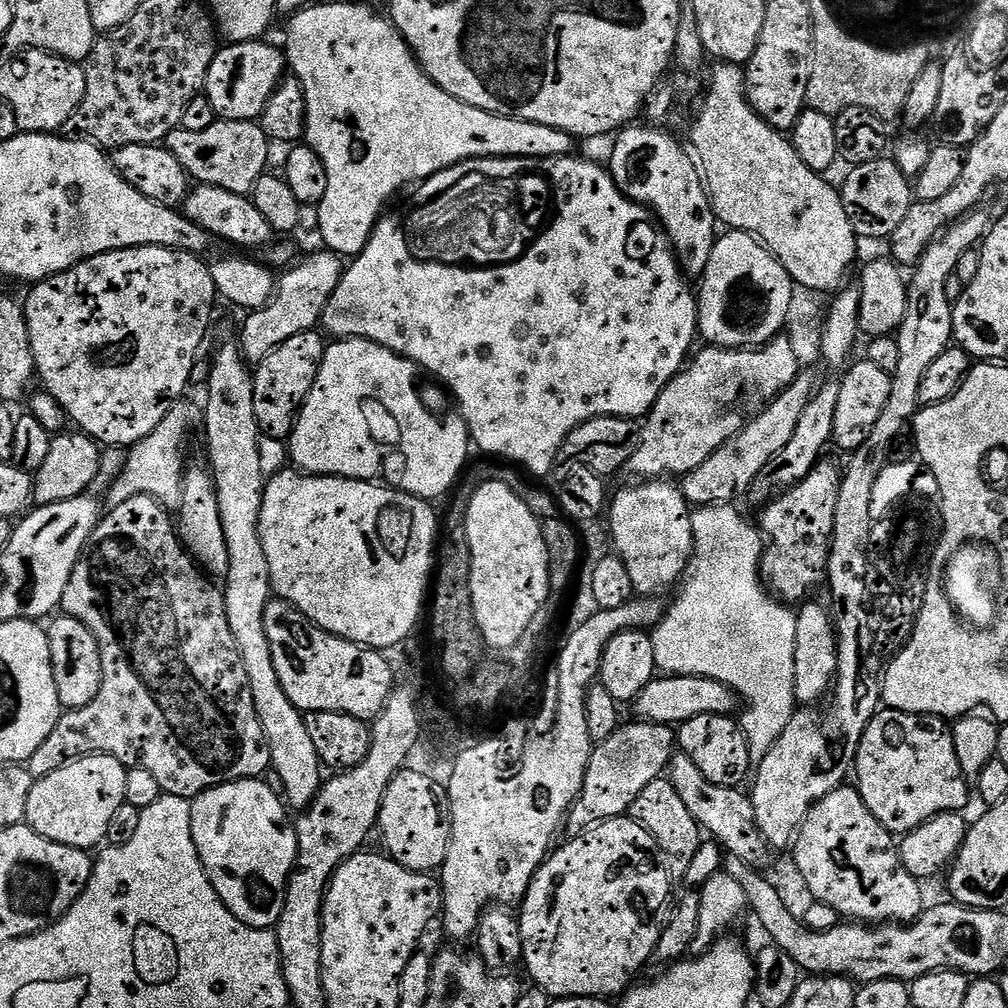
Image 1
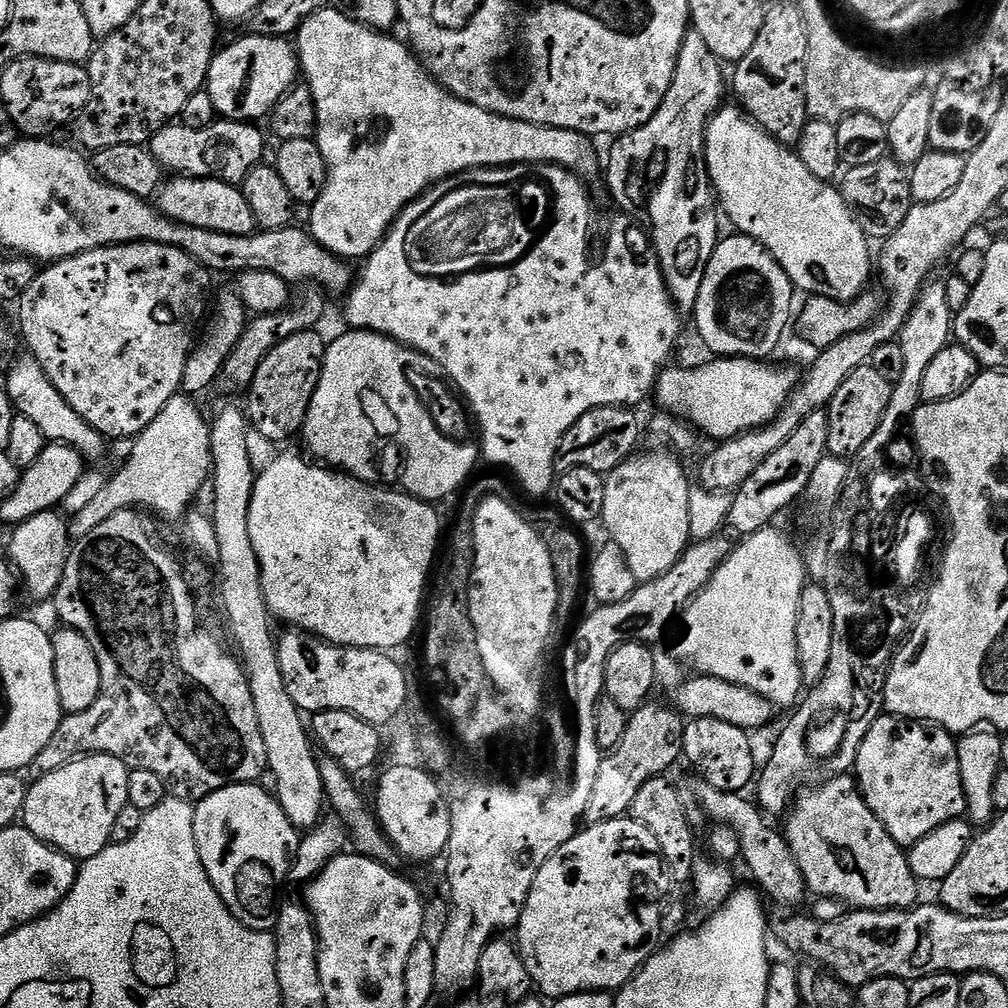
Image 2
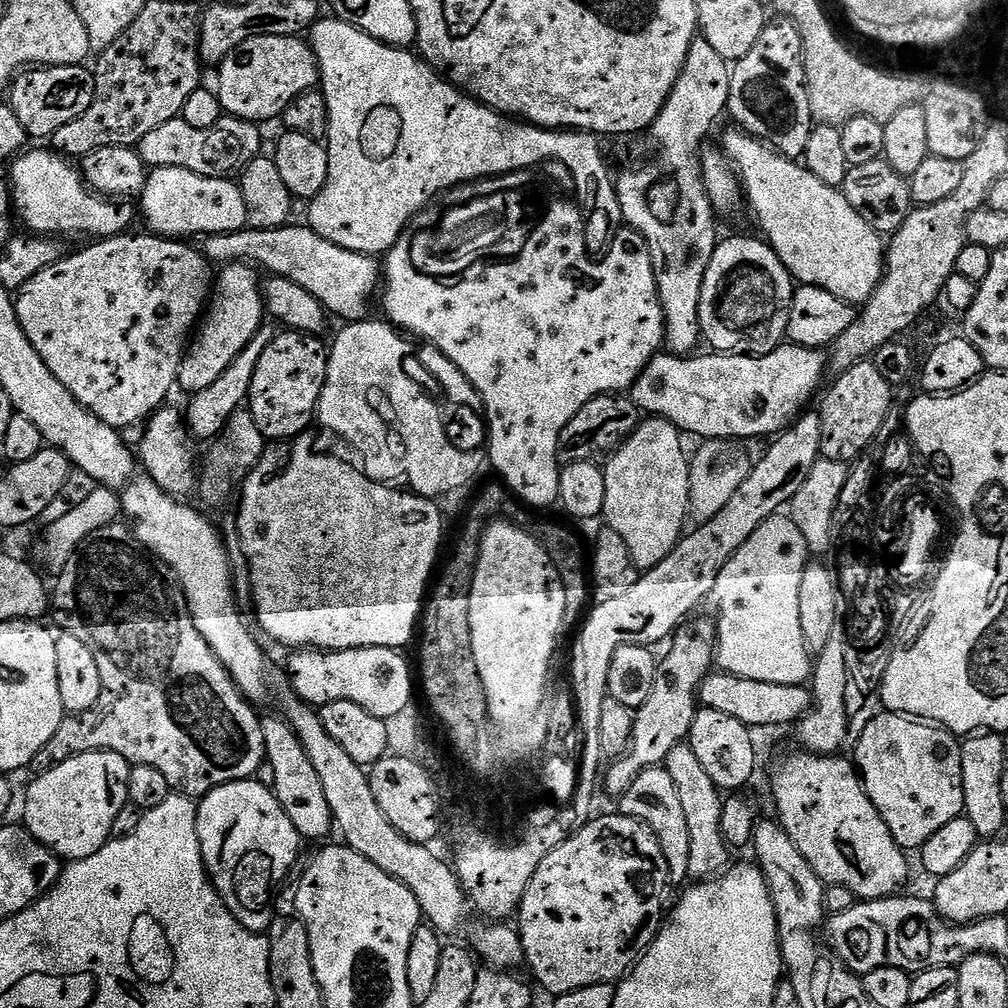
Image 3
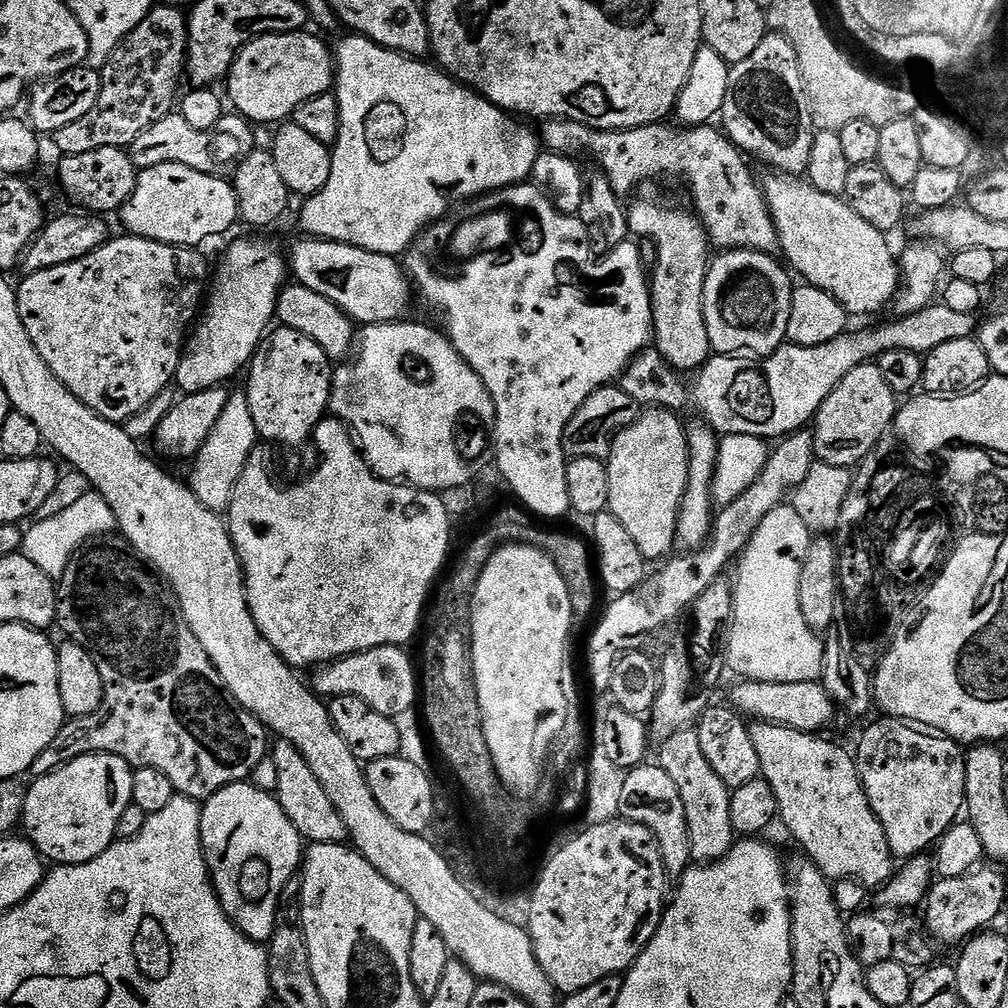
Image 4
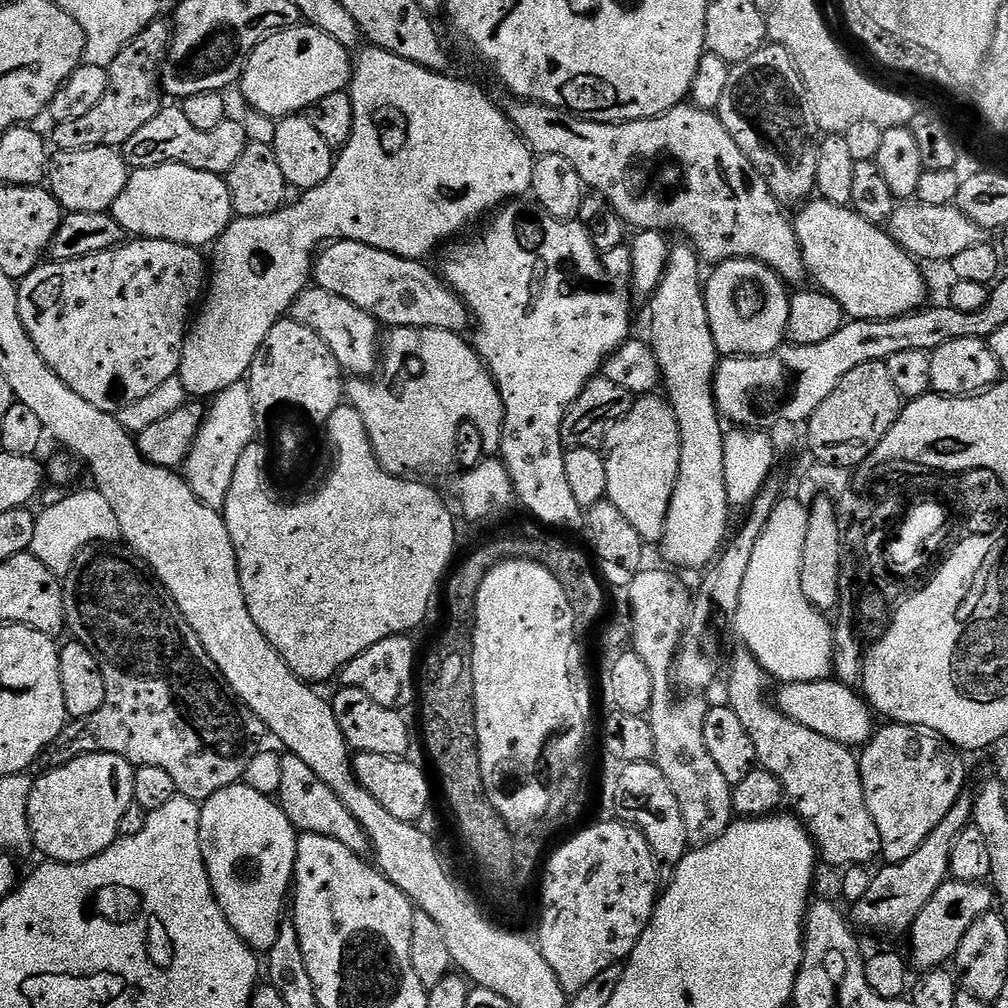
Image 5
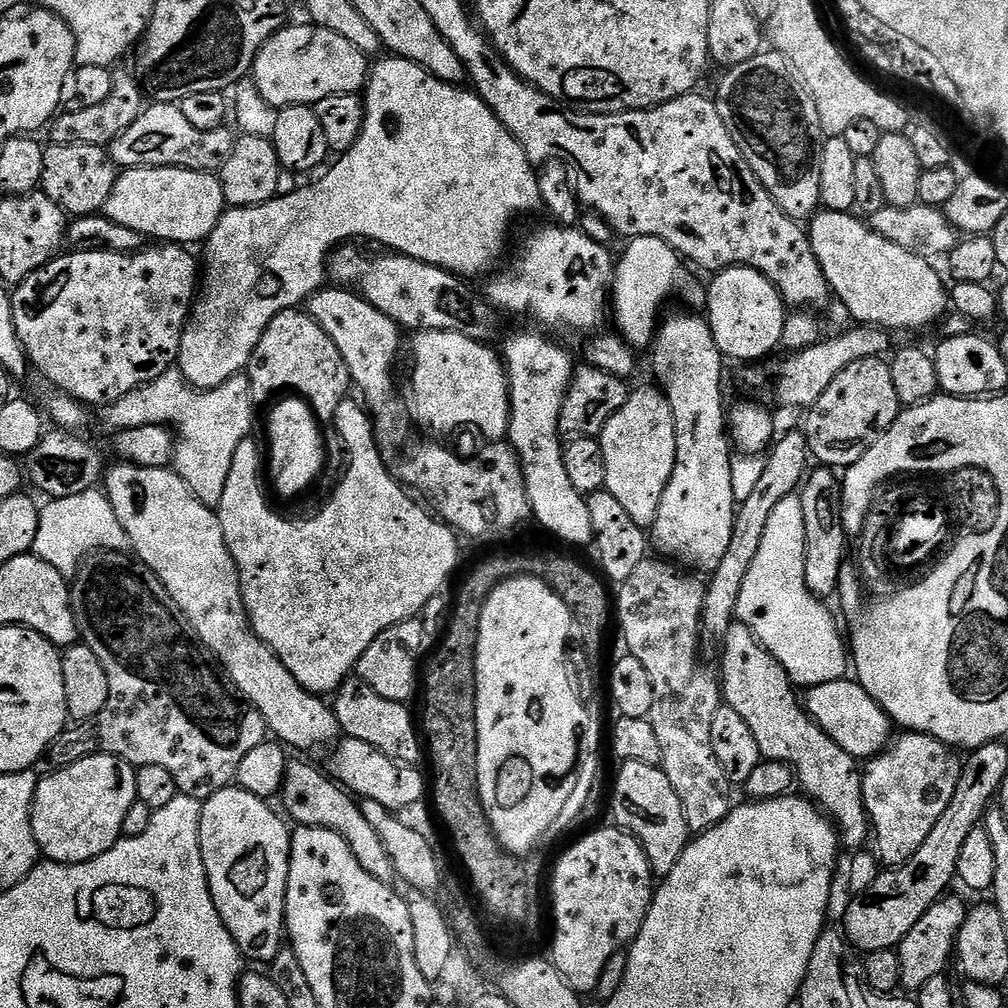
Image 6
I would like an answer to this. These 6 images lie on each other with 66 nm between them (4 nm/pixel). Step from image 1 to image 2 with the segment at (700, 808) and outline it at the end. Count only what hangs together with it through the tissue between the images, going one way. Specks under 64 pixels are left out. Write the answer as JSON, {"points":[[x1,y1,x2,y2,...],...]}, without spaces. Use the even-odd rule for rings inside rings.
{"points":[[701,783,700,797,698,797,698,803,705,813,715,823,728,824,738,834,740,839,740,854,743,863,748,863,748,868,752,871,752,876,757,880,755,883,759,886,759,889,763,892,765,897,773,896,780,904,800,904,806,897,806,885,804,882,804,875,802,870,798,866,798,862,794,858,794,854,790,850,788,845,788,837,783,831,780,832,776,828,771,828,764,819,766,819,765,813,761,811,759,807,751,799,747,800,747,795,738,792,723,792,718,790,714,786,710,786,706,783]]}

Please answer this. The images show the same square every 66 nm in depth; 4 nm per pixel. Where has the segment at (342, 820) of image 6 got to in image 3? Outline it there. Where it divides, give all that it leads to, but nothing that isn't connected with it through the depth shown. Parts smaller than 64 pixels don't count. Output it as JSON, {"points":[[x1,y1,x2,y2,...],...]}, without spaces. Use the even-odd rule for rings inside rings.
{"points":[[279,714,264,716,260,721,266,763,274,766,274,782,271,789,276,793,282,810,286,810,286,818,294,822,294,830,305,841,320,840,334,825,330,814,330,805,326,802,326,793,322,791,322,782,318,782,318,774,314,774,314,762,306,754,298,734,288,725,287,720]]}

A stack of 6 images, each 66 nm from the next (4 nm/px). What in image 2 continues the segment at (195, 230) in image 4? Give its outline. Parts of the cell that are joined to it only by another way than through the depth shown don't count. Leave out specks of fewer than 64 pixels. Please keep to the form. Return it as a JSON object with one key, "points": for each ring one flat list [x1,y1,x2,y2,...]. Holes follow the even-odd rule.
{"points":[[177,175,161,187,158,207,170,219,186,226,202,226,202,230,248,236,258,228,254,210,250,210,250,202,246,202,243,191,237,185,227,184,224,180]]}

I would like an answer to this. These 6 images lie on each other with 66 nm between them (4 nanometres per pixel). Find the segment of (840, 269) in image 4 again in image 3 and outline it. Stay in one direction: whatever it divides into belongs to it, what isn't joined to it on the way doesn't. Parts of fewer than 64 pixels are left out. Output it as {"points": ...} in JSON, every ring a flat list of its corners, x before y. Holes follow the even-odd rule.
{"points":[[731,131,724,136,722,151,734,165,747,207,748,204,752,207,752,212,764,231,763,239,772,245,793,281,818,286,834,294,834,298,853,306,867,304,872,299,874,290,880,285,881,276,884,275,886,244,881,233,875,232,866,222,866,218,862,218,862,214,858,214,858,210,854,210,854,206,846,202,841,189,826,186,826,182,818,182,818,178,814,178,814,174,810,174,810,170,805,168,803,163,781,156,773,148,769,148,761,140,755,140,746,132]]}

